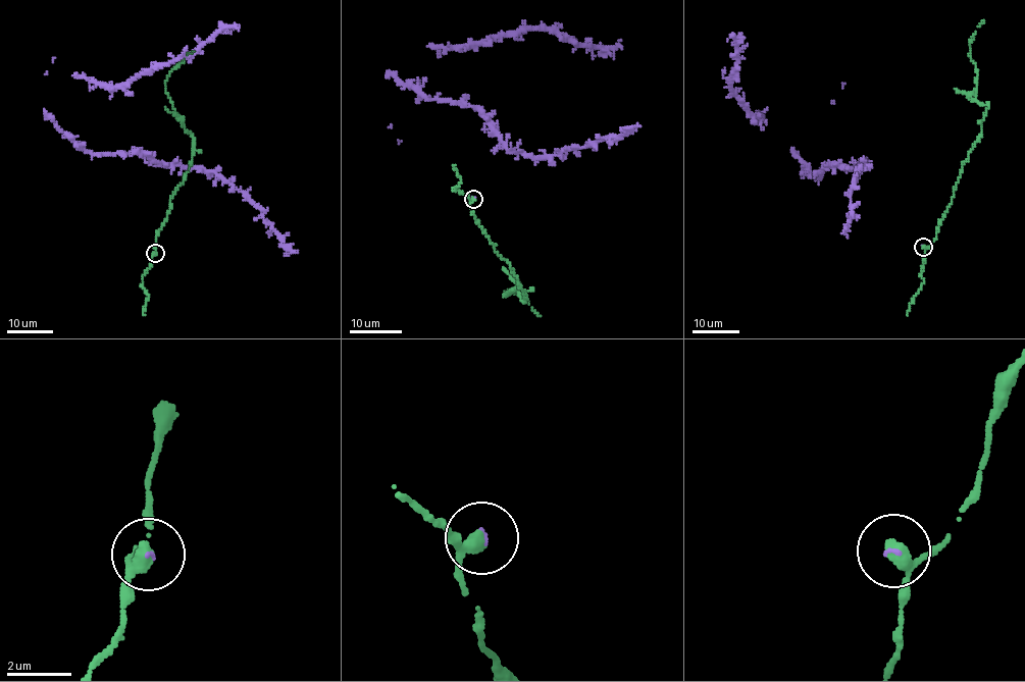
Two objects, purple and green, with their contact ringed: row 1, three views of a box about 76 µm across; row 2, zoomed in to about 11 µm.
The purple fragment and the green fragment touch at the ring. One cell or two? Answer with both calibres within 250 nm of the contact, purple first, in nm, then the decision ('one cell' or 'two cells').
60/360 nm | one cell

